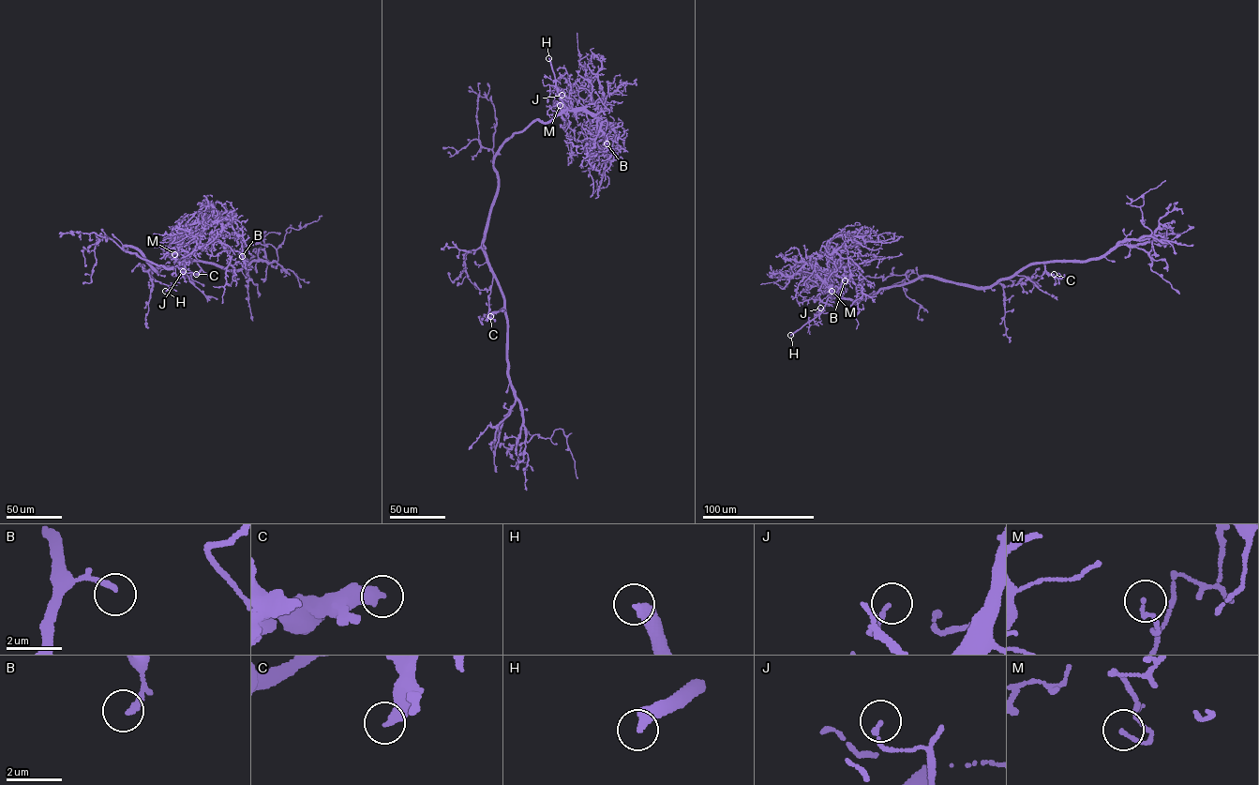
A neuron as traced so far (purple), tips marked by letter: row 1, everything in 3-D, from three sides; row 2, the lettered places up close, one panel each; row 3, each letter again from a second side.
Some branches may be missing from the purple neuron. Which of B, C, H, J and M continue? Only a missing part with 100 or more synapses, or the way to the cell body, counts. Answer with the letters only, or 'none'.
H

